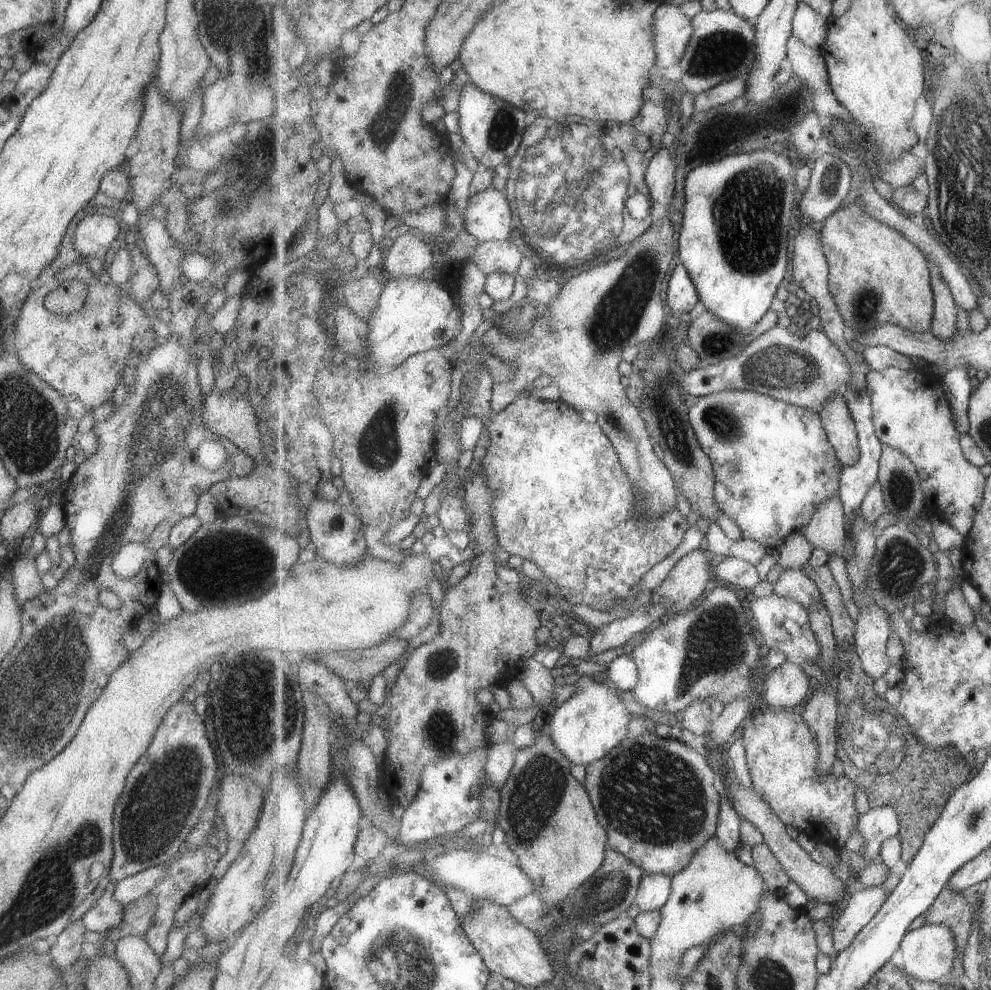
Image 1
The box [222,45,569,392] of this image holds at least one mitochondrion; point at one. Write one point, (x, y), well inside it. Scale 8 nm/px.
(383, 130)

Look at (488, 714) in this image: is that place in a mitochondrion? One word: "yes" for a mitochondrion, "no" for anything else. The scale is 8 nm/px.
no

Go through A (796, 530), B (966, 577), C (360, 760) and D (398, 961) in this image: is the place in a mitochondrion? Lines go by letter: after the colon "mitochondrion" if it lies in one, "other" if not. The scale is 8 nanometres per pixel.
A: other
B: other
C: other
D: mitochondrion

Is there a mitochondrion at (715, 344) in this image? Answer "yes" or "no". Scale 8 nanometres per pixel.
yes

